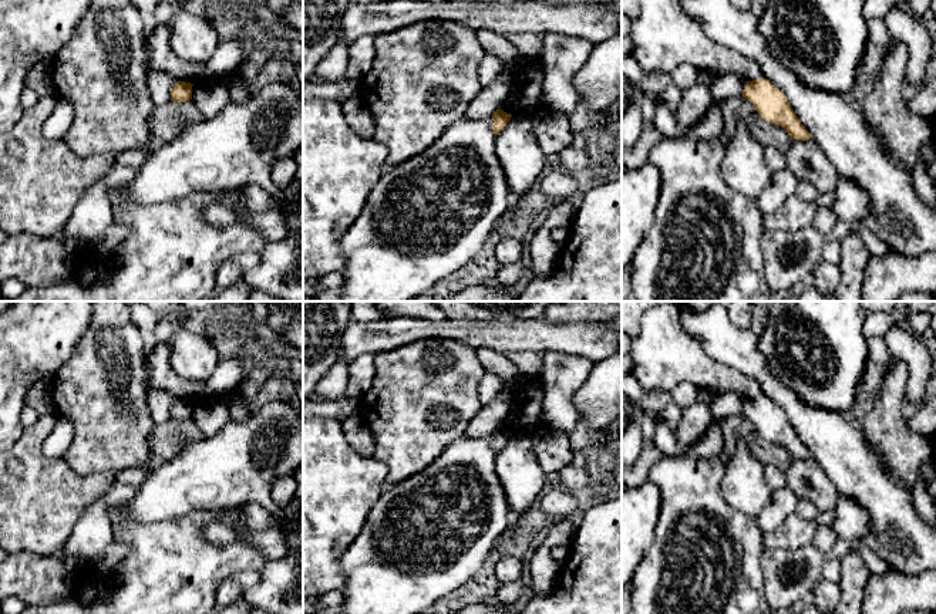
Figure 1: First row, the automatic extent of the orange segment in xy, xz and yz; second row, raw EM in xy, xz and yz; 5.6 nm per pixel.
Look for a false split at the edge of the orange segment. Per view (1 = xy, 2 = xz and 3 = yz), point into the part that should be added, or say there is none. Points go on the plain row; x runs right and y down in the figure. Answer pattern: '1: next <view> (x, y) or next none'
1: next none
2: next none
3: next none

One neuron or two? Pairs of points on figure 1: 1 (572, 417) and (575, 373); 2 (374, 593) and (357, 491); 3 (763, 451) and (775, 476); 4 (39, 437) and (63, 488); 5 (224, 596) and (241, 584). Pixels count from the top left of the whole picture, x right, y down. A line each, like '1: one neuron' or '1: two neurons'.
1: one neuron
2: two neurons
3: two neurons
4: one neuron
5: one neuron

